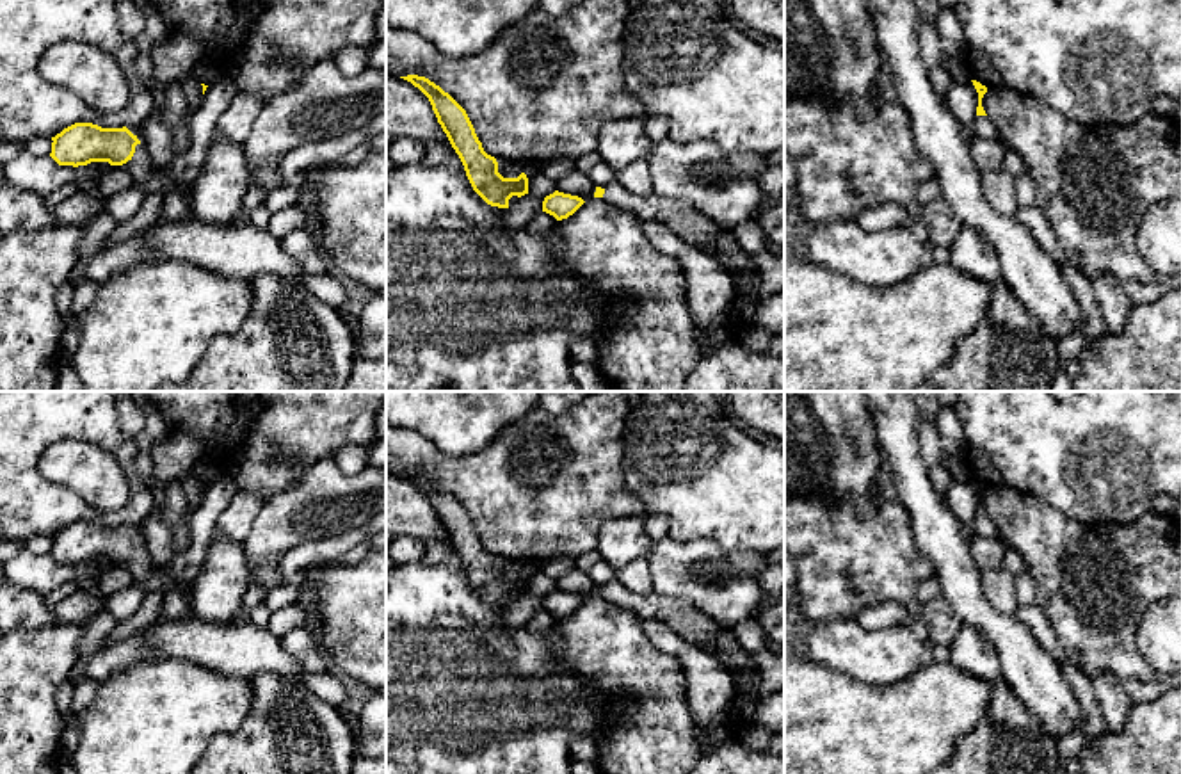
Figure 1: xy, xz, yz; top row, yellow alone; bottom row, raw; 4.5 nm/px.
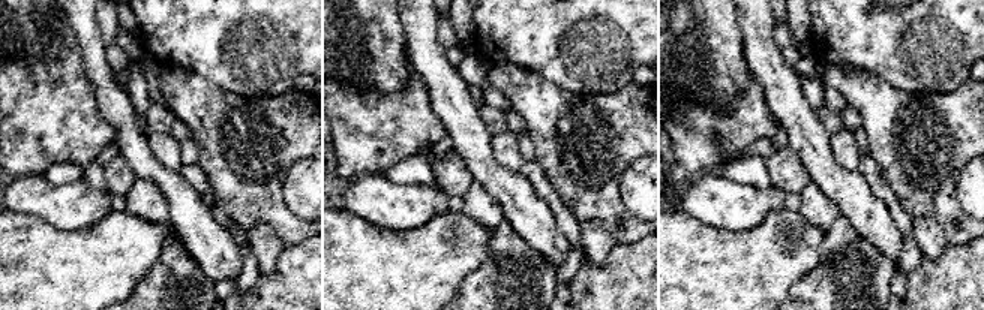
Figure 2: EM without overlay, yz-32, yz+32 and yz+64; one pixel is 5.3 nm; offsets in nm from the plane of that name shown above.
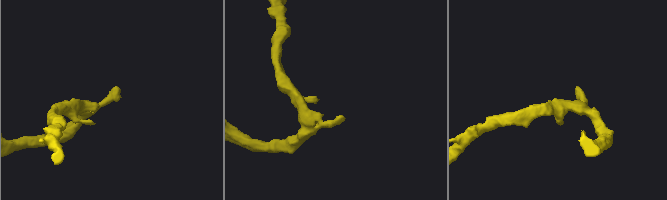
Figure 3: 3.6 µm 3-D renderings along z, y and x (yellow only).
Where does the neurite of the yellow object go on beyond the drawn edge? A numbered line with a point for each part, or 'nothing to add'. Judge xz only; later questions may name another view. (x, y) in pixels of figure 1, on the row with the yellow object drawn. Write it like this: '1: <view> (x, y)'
1: xz (692, 226)

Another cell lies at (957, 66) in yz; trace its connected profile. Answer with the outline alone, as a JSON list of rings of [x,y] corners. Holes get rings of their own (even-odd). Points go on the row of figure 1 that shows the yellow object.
[[[944,55],[941,66],[952,75],[953,82],[971,82],[973,73],[966,55]]]

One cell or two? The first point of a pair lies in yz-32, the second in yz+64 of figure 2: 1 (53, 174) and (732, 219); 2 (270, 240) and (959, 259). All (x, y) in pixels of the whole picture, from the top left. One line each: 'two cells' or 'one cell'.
1: two cells
2: two cells

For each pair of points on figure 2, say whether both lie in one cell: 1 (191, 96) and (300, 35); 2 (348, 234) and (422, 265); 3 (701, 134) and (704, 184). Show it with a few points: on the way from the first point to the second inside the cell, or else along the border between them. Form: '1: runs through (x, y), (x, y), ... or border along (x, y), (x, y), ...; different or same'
1: border along (182, 68), (246, 98); different
2: runs through (366, 252), (380, 265), (404, 265); same
3: border along (705, 171), (686, 183); different

